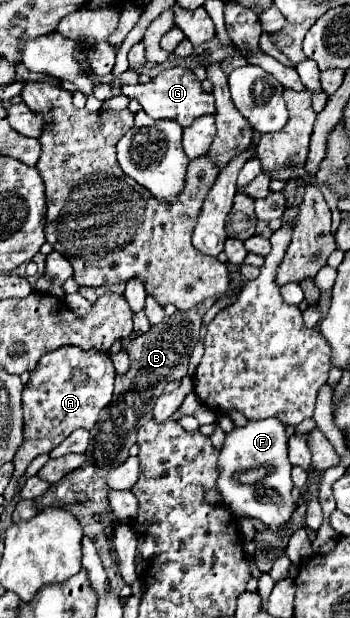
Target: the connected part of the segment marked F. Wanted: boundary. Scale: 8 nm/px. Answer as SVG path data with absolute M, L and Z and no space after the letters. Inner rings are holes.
M249 420L247 426L235 428L227 434L225 446L219 454L221 476L217 480L217 490L223 496L223 502L231 512L245 512L257 520L261 520L271 532L281 532L287 528L297 502L291 496L291 464L287 460L287 434L285 426L279 420ZM253 468L267 468L267 474L255 484L243 484L239 480L241 472Z

